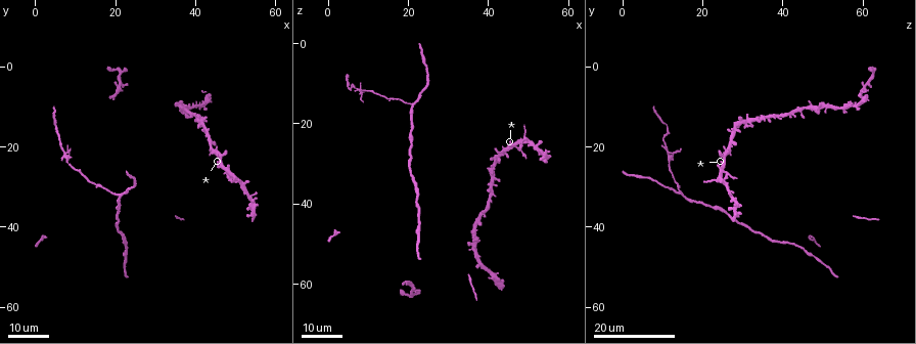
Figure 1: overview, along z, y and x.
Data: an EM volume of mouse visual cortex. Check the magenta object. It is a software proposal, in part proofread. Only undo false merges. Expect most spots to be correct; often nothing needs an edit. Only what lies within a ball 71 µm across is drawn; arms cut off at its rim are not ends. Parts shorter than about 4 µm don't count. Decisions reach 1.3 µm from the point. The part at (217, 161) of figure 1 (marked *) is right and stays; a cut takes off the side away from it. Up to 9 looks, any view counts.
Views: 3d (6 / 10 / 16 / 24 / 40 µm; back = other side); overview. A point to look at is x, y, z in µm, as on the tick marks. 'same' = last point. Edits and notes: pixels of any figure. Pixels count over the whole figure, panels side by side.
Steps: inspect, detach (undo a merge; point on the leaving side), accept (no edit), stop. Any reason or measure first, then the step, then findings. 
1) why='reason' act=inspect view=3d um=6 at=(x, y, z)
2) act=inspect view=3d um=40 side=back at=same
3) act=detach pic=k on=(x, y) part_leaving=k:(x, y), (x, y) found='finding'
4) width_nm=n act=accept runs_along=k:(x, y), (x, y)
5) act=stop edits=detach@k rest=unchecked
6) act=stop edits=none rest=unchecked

why='three arms meet' act=inspect view=3d um=16 at=(21.0, 32.0, 15.5)

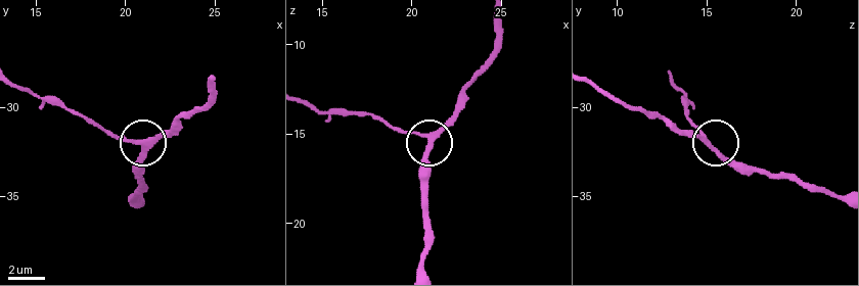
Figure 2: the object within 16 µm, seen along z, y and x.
act=inspect view=3d um=10 at=(20.8, 32.2, 15.2)

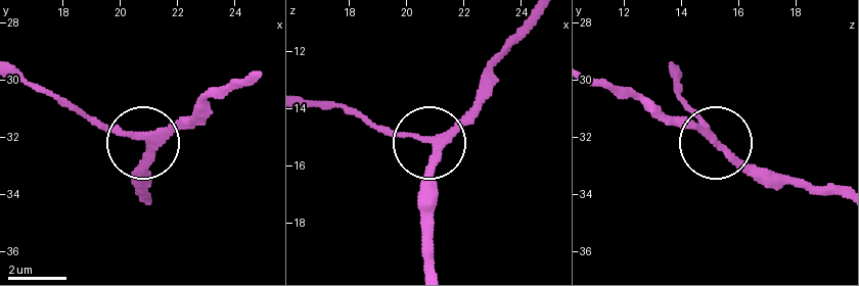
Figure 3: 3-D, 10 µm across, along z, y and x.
side_arm_um=34 act=accept found='one neuron here'

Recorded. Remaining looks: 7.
why='thin arm on a thick one' act=inspect view=3d um=24 at=(7.5, 21.5, 11.5)

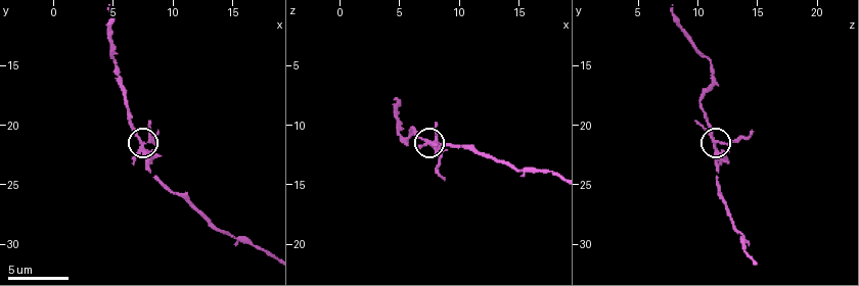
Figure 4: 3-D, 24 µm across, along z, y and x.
act=inspect view=3d um=10 at=(7.4, 21.6, 11.2)

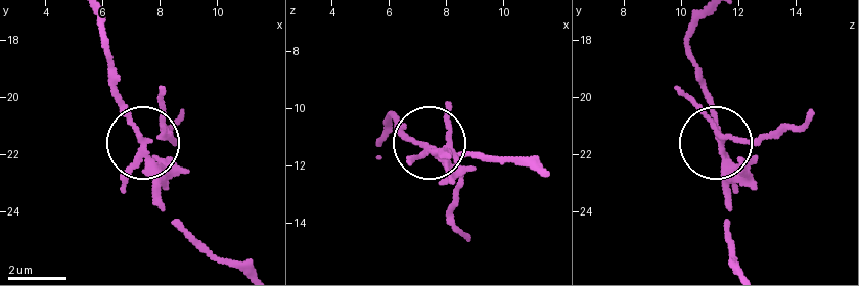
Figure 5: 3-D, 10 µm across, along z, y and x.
act=detach pic=5 on=(457, 187) part_leaving=5:(728, 163), (723, 139), (751, 143), (786, 131), (809, 109) found='two neurons meet here'

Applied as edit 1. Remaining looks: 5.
why='three arms meet' act=inspect view=3d um=16 at=(38.0, 11.0, 55.5)

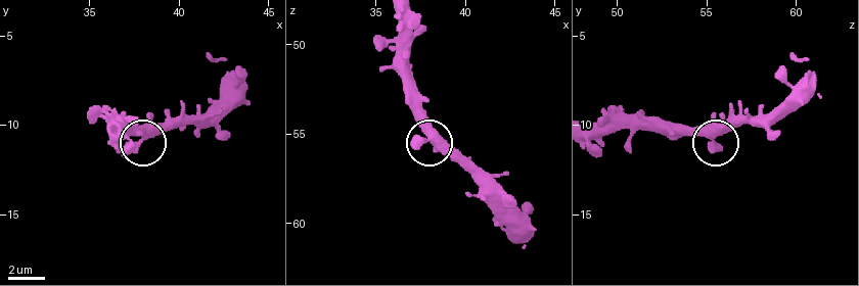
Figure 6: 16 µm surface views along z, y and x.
why='zoom in' act=inspect view=3d um=10 at=(38.2, 10.6, 55.4)

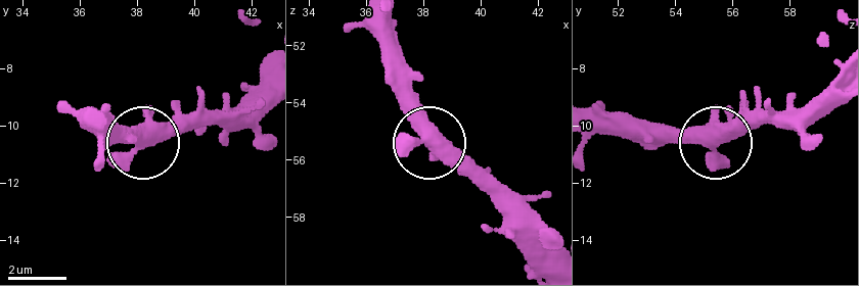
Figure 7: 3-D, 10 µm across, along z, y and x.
arms=3 act=accept found='all the same neuron'

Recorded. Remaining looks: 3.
act=inspect view=3d um=24 at=(22.0, 47.0, 47.0)

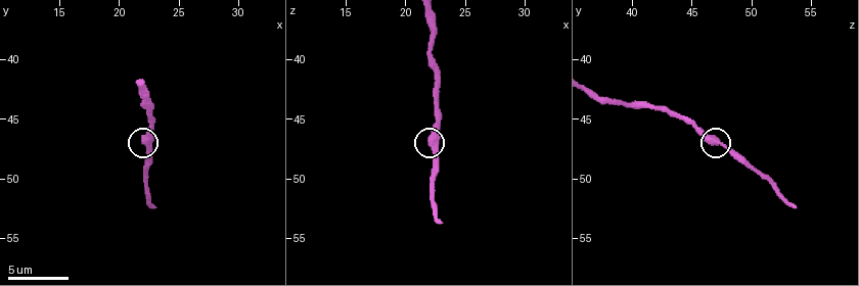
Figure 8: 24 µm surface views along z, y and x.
act=inspect view=3d um=10 at=(22.0, 46.6, 46.8)

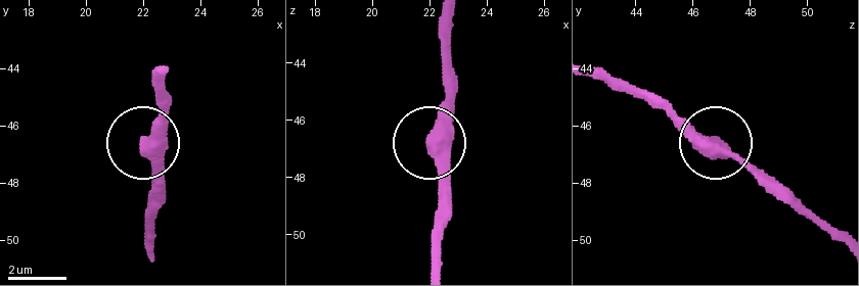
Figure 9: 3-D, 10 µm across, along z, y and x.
act=accept found='continuous, no second neuron'

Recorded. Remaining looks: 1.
act=stop edits=detach@5 rest=unchecked

